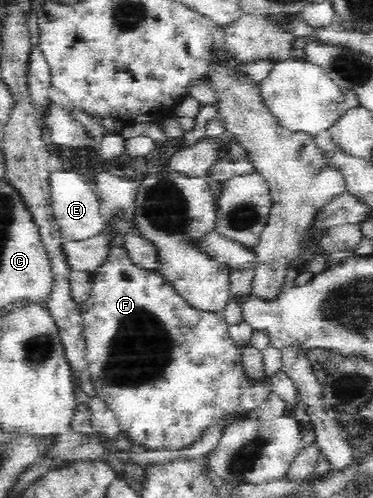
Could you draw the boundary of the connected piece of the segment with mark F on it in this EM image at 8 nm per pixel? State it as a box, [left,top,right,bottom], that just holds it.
[79,247,272,450]

